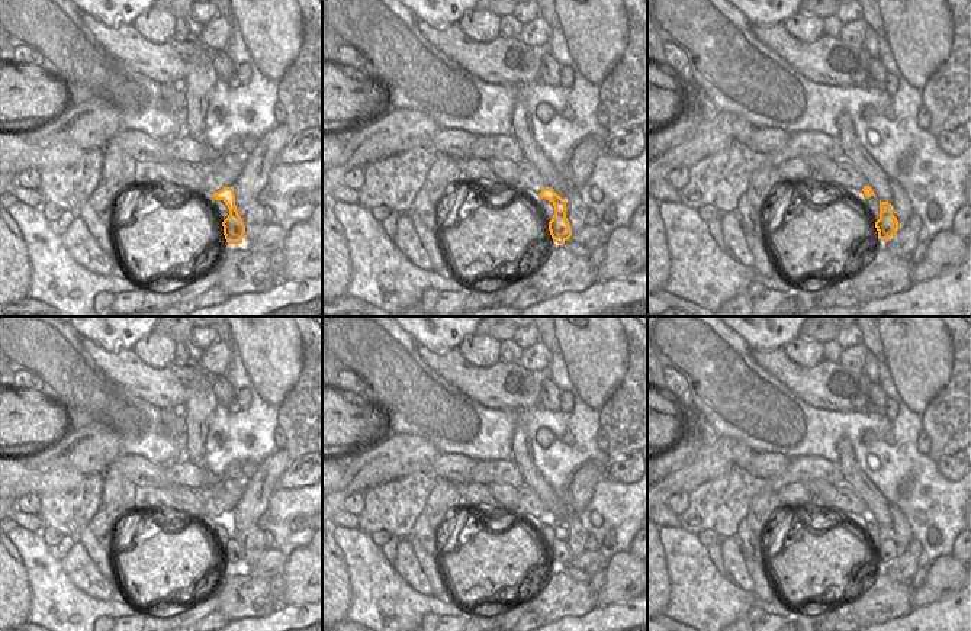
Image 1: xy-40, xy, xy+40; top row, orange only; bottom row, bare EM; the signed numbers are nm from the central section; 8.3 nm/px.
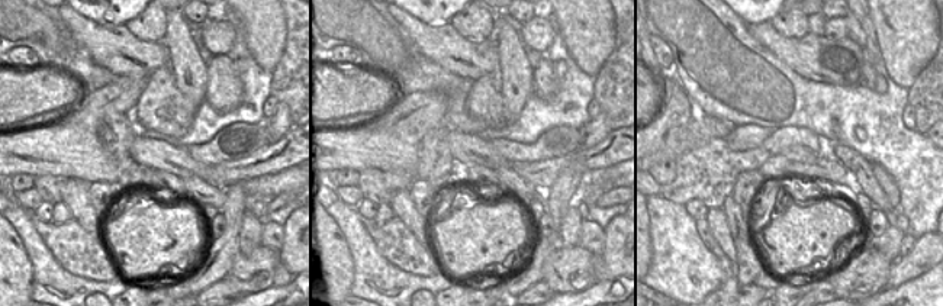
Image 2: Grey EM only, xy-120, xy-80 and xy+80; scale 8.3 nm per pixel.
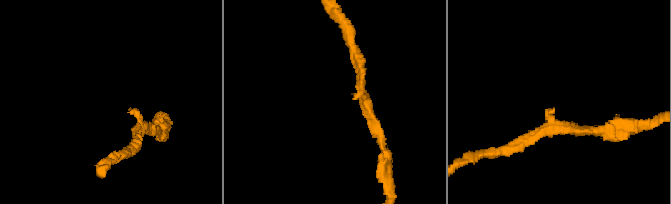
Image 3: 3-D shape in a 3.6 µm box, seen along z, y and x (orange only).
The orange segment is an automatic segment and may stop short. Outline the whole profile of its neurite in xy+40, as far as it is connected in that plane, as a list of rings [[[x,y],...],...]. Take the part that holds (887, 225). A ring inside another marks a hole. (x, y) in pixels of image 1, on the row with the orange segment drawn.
[[[880,200],[880,219],[875,222],[878,239],[888,239],[898,231],[898,220],[891,212],[891,203]]]

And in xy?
[[[549,187],[541,190],[540,197],[553,203],[554,215],[549,222],[549,231],[554,242],[563,244],[572,236],[572,229],[566,218],[565,199],[562,199]]]

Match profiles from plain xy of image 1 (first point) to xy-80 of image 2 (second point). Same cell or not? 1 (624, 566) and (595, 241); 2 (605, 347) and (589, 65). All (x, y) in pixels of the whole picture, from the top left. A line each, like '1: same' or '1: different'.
1: different
2: same

